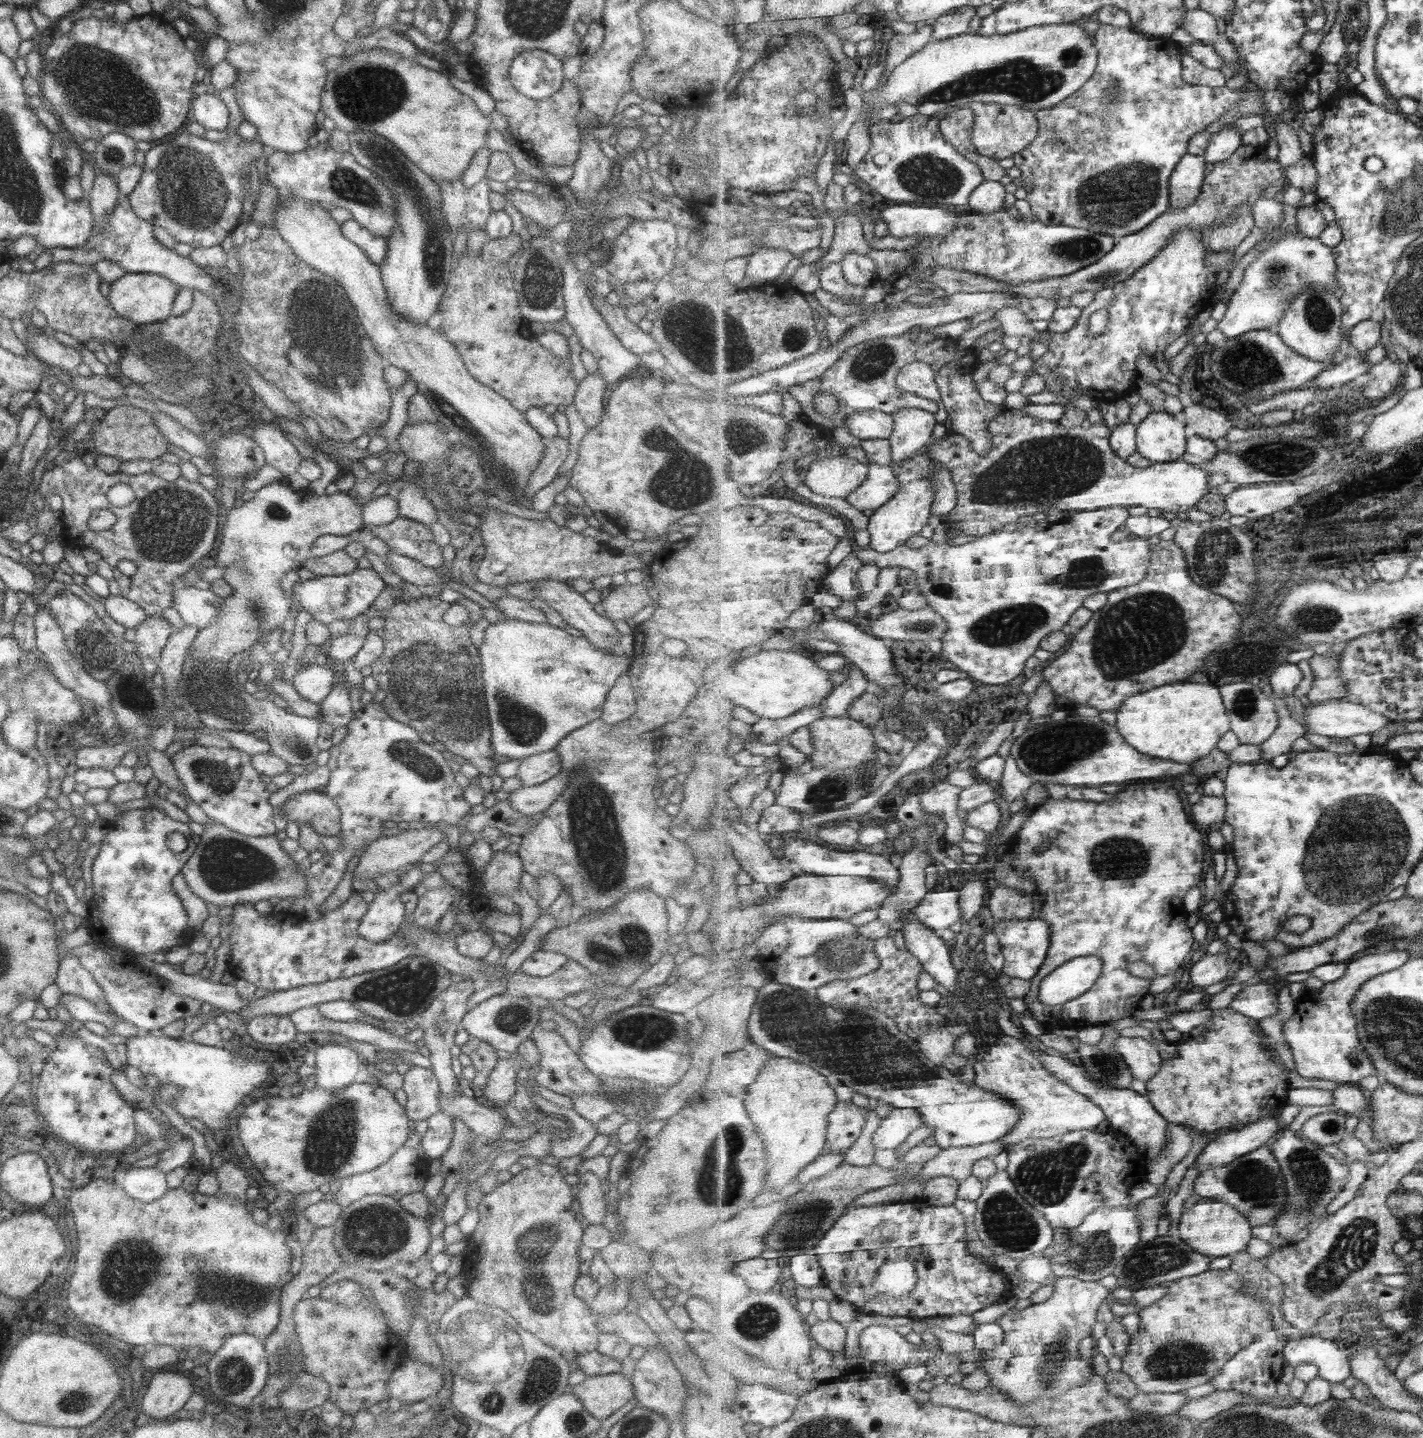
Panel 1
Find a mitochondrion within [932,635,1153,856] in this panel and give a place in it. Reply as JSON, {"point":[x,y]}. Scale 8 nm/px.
{"point":[1045,752]}

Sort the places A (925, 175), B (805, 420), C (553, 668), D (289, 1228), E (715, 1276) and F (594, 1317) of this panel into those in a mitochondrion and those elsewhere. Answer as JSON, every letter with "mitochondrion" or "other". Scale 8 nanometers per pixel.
{"A":"mitochondrion","B":"other","C":"other","D":"other","E":"other","F":"other"}

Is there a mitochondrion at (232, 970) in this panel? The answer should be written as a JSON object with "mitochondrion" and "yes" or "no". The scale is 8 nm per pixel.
{"mitochondrion":"no"}

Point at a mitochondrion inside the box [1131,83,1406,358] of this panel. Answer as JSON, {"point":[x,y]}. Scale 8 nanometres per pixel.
{"point":[1318,313]}

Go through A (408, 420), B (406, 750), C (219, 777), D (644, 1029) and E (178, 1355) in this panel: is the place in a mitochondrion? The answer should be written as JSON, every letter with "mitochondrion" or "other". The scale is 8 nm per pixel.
{"A":"other","B":"mitochondrion","C":"mitochondrion","D":"mitochondrion","E":"other"}

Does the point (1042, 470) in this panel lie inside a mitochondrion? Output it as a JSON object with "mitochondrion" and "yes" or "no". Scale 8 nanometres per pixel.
{"mitochondrion":"yes"}

